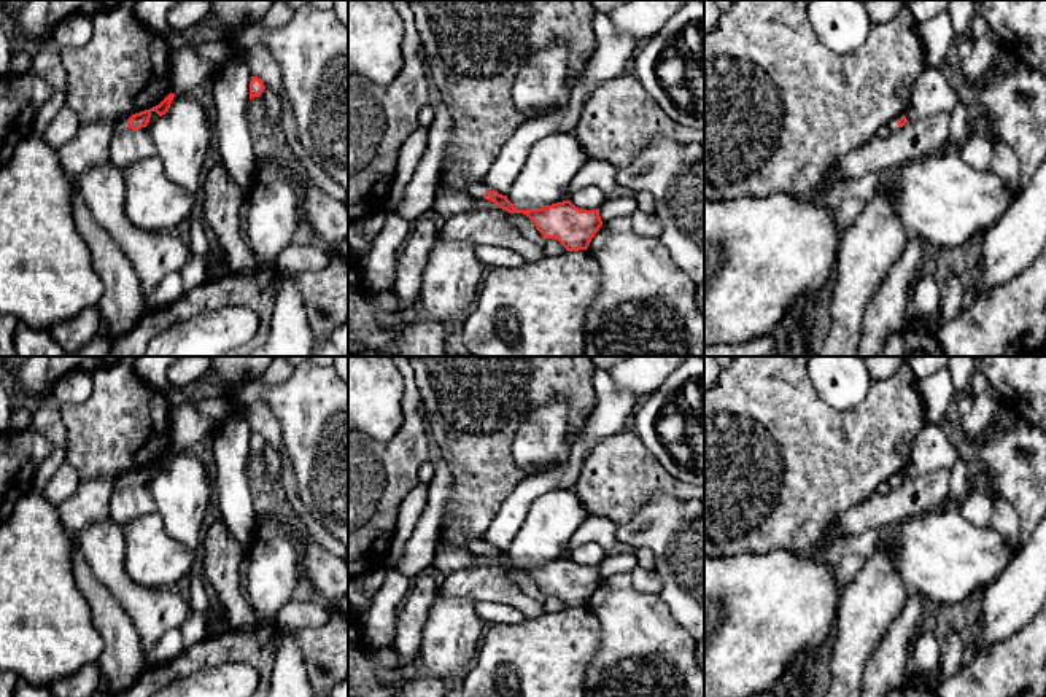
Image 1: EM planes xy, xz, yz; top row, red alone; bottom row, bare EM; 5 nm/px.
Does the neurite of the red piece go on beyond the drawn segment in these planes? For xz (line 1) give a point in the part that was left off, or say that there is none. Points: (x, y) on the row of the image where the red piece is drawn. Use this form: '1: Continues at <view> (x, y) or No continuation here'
1: Continues at xz (477, 191)

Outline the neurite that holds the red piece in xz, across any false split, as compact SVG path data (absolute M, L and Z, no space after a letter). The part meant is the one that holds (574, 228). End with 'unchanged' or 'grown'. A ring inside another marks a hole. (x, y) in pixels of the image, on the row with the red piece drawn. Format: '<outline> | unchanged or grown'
M472 183L467 193L477 199L483 197L491 201L509 213L526 215L544 239L558 240L568 251L587 250L602 226L599 208L582 210L571 201L556 202L542 208L518 210L507 196L490 191L483 185Z | grown

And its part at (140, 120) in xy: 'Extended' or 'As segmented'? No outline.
Extended

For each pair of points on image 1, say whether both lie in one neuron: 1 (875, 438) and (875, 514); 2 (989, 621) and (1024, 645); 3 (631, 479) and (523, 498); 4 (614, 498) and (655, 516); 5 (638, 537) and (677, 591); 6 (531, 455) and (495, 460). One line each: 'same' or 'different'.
1: different
2: different
3: different
4: different
5: same
6: different

